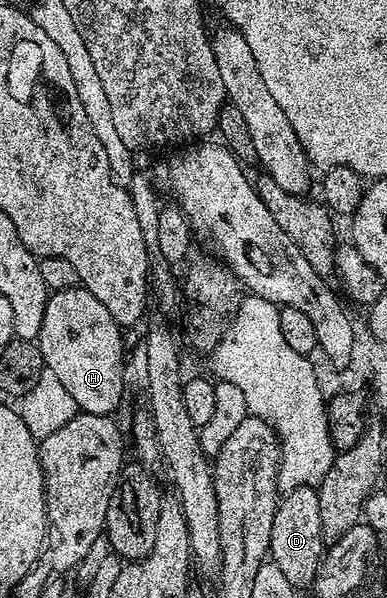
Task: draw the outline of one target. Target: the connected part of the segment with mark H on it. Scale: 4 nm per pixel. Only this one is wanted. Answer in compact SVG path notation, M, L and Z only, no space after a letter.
M68 288L62 292L54 292L47 302L47 310L43 314L43 330L39 330L36 345L41 349L48 372L55 374L59 382L67 389L67 394L75 398L81 412L113 414L125 396L125 360L121 355L125 352L125 344L121 341L122 325L111 318L107 306L95 298L86 288Z

